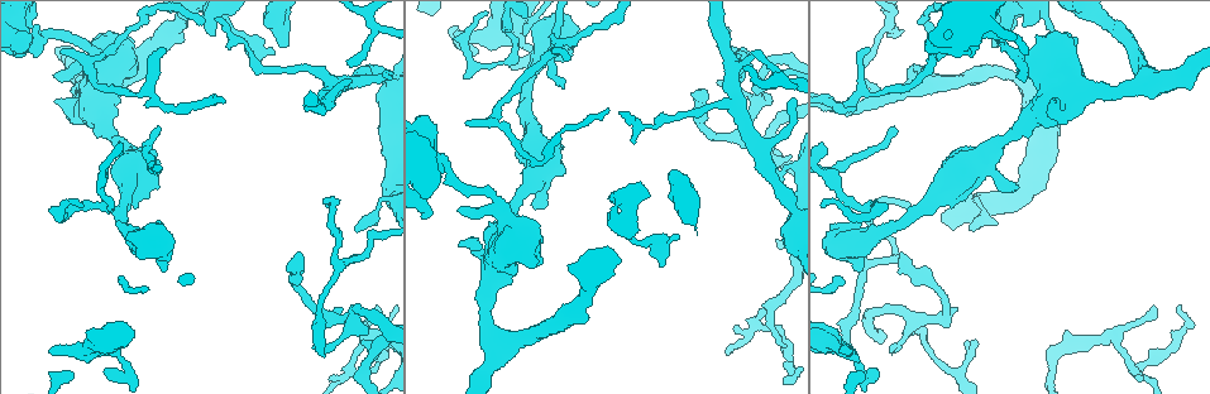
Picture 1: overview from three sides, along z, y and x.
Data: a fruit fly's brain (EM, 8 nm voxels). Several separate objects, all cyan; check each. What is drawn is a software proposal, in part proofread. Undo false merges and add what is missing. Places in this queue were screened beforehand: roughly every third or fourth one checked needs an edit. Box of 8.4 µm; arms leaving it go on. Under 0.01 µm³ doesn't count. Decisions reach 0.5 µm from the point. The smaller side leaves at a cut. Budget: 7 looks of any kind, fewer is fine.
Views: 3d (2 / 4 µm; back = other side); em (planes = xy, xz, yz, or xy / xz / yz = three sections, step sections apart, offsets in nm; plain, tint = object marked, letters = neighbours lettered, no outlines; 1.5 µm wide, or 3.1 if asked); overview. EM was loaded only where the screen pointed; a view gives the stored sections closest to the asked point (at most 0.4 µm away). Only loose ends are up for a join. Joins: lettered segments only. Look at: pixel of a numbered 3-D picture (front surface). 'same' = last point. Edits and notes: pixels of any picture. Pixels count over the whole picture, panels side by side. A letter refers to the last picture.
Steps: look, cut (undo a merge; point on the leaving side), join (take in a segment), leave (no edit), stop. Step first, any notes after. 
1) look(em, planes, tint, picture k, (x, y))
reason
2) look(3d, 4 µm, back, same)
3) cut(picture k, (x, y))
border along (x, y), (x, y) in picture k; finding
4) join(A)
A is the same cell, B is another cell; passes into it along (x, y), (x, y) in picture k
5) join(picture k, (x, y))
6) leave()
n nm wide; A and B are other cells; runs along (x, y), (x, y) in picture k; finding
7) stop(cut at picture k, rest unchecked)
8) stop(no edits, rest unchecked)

look(3d, 2 µm, picture 1, (911, 203))
an open end

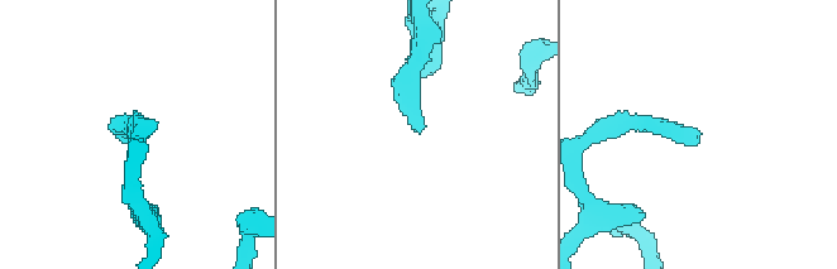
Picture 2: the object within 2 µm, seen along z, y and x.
look(em, yz, step 4, letters, picture 2, (697, 129))
need the tissue

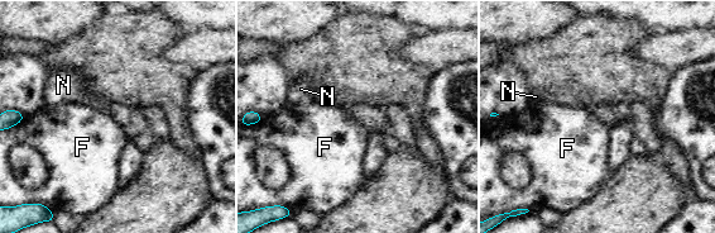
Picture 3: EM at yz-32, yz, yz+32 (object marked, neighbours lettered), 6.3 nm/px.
look(em, planes, letters, same)
another direction

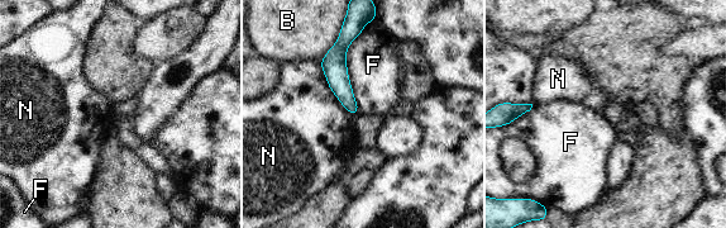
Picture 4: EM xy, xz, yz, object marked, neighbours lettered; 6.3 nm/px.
leave()
110 nm wide; B, F and N are other cells; runs along (347, 41), (338, 81), (354, 110) in picture 4; no lettered segment goes on from it

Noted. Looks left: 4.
look(em, xz, step 8, tint, picture 1, (90, 203))
thin neck

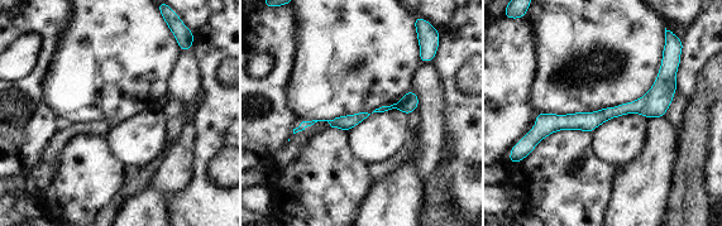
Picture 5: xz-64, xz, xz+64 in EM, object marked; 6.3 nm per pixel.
look(em, planes, letters, same)
cut it another way

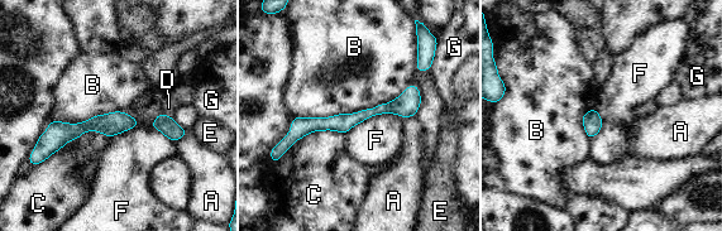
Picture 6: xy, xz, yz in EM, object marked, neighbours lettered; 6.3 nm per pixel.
leave()
120 nm wide; A, B, C, D, E, F and G are other cells; runs along (415, 90), (288, 143) in picture 6; continuous, no second neuron

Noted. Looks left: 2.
stop(no edits, rest unchecked)

